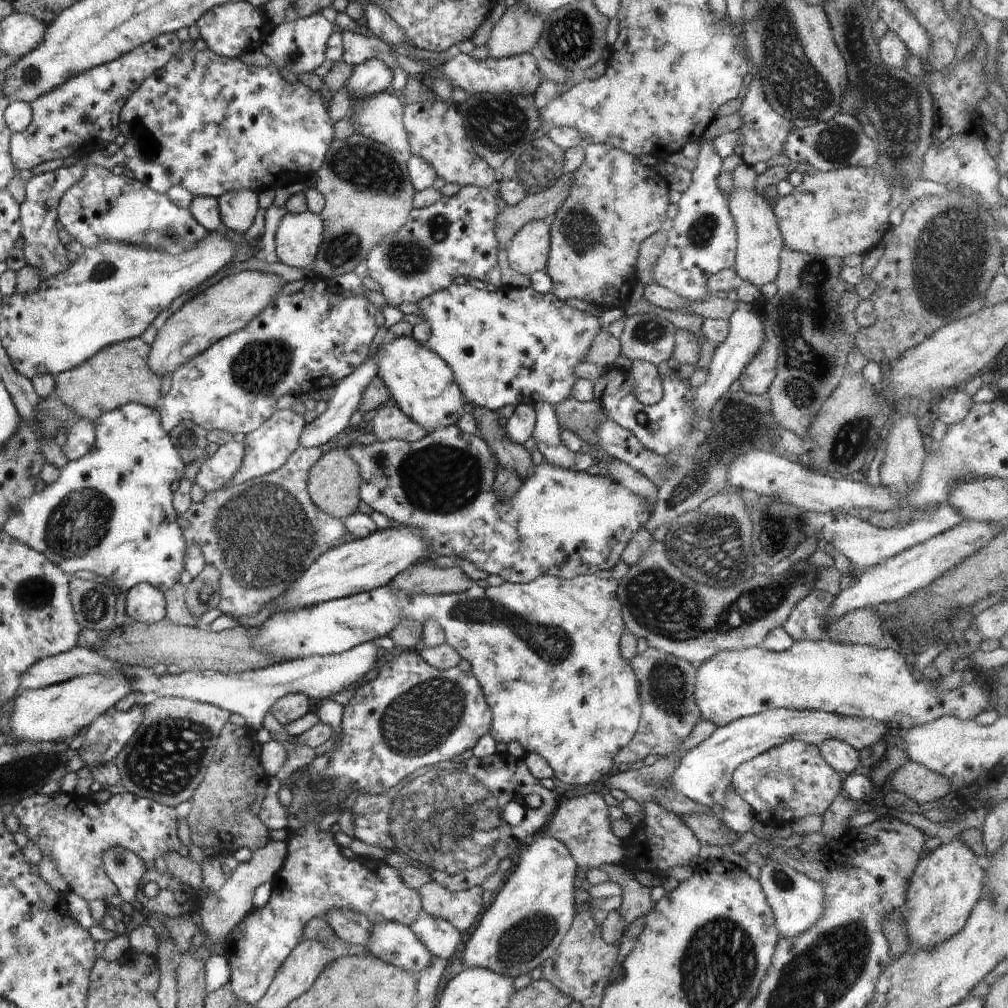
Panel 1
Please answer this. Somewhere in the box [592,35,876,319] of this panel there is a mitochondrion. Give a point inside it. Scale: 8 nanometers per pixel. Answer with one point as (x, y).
(837, 143)

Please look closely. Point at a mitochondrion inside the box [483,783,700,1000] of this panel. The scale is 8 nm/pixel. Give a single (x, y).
(529, 937)

